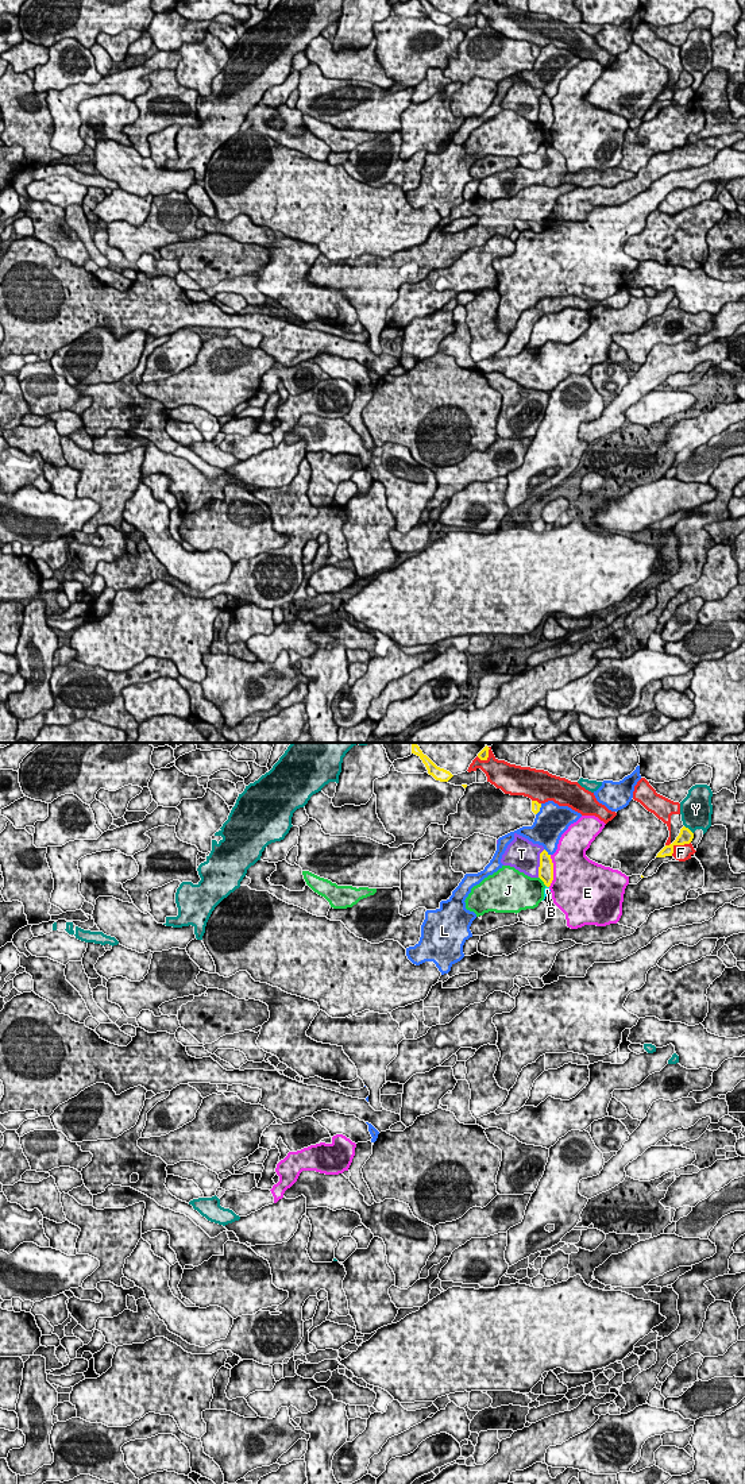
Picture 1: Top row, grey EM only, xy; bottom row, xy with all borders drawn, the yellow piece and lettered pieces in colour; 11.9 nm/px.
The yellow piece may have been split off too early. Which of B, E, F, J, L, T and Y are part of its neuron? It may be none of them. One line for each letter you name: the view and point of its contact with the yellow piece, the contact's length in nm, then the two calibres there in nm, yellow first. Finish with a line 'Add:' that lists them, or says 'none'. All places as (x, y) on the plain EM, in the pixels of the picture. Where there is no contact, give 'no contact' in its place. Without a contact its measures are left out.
Add: none

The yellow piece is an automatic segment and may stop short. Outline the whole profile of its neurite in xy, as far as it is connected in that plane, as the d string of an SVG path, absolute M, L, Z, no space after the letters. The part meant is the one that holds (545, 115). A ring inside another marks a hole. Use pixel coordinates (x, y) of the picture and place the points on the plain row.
M545 93L540 97L539 122L547 131L549 131L553 124L553 107L551 99Z

